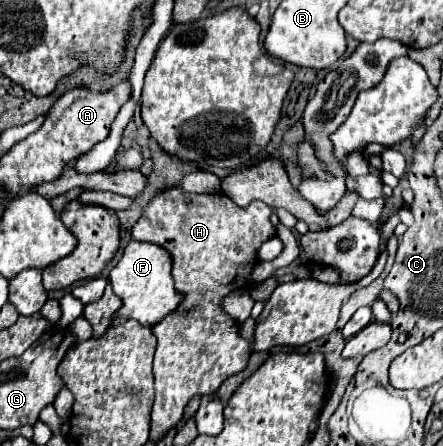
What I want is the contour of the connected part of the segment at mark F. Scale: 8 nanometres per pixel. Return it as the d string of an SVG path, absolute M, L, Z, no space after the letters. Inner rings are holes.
M130 241L128 247L124 249L122 259L110 271L110 283L112 283L114 293L124 301L122 309L114 315L114 319L132 319L134 317L144 327L156 325L162 317L178 309L178 301L182 301L182 295L174 289L170 255L162 251L158 245Z

